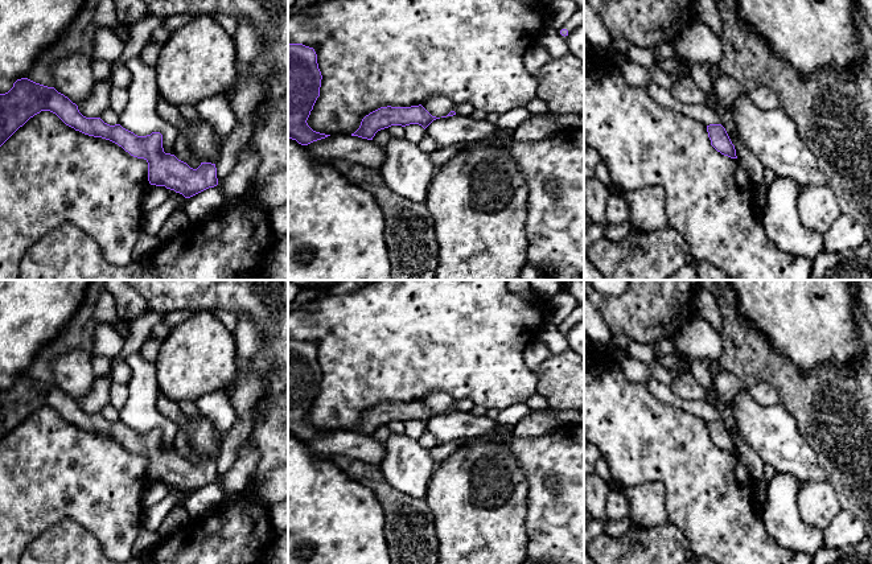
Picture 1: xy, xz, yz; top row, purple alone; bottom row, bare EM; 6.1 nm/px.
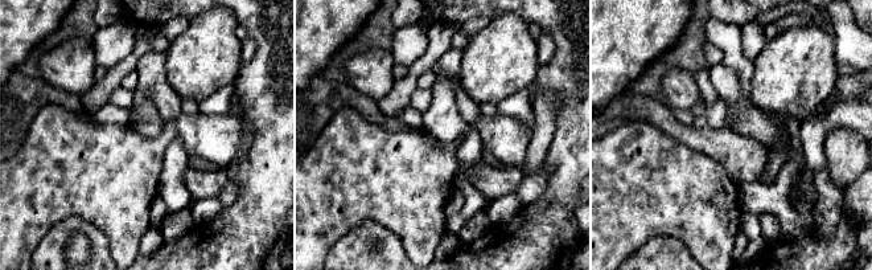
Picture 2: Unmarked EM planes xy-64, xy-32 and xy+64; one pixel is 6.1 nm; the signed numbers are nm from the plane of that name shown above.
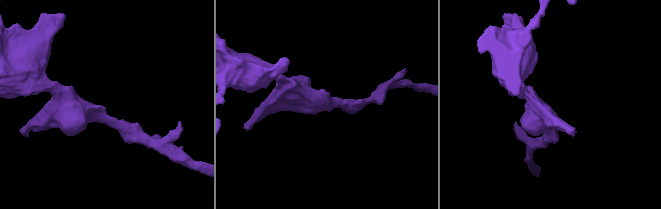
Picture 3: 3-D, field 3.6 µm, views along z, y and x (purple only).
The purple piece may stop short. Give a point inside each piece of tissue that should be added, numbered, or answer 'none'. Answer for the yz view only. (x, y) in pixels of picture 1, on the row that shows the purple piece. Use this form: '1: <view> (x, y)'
none

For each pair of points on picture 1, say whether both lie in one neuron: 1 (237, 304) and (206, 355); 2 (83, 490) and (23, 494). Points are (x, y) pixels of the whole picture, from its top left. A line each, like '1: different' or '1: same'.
1: different
2: same

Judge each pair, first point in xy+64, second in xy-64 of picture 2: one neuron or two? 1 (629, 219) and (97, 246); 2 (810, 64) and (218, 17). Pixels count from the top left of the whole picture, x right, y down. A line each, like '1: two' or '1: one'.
1: two
2: one

